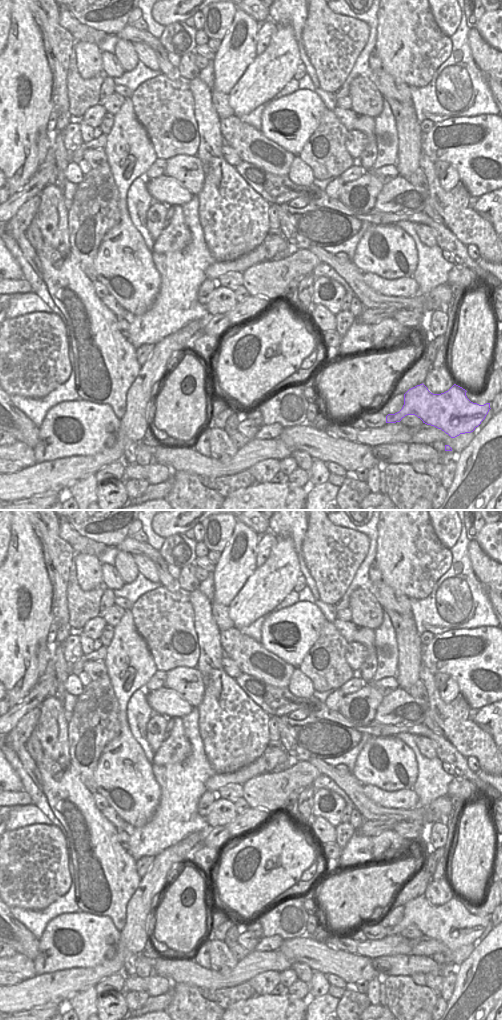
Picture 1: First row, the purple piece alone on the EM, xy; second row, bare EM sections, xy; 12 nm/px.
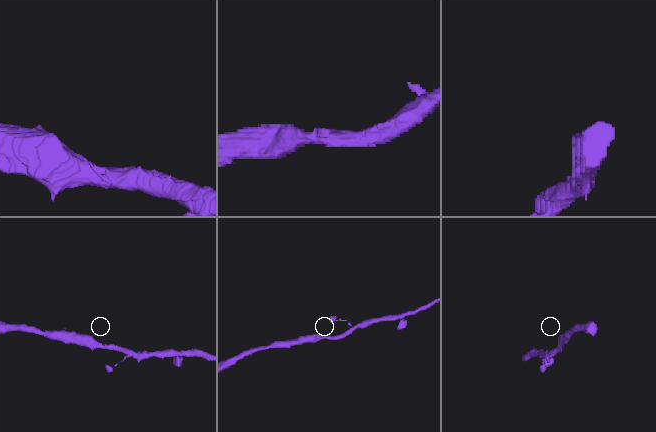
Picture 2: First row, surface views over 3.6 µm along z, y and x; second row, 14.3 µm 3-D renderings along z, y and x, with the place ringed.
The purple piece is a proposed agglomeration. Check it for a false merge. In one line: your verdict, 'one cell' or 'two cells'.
one cell

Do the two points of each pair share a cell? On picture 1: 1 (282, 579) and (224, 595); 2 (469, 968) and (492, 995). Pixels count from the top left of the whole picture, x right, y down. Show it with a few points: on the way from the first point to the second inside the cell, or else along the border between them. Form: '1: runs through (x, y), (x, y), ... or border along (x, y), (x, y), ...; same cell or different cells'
1: border along (253, 572), (228, 606); different cells
2: runs through (476, 975), (483, 982), (485, 988); same cell

